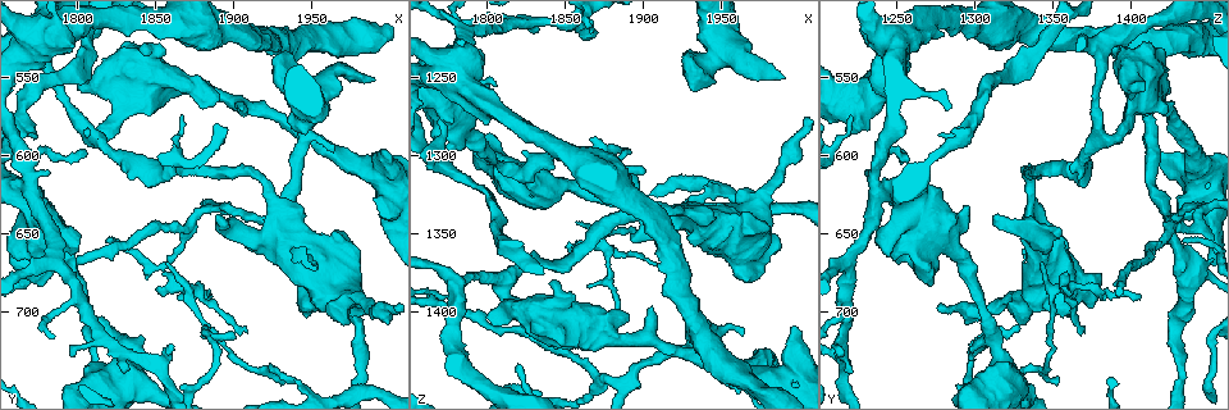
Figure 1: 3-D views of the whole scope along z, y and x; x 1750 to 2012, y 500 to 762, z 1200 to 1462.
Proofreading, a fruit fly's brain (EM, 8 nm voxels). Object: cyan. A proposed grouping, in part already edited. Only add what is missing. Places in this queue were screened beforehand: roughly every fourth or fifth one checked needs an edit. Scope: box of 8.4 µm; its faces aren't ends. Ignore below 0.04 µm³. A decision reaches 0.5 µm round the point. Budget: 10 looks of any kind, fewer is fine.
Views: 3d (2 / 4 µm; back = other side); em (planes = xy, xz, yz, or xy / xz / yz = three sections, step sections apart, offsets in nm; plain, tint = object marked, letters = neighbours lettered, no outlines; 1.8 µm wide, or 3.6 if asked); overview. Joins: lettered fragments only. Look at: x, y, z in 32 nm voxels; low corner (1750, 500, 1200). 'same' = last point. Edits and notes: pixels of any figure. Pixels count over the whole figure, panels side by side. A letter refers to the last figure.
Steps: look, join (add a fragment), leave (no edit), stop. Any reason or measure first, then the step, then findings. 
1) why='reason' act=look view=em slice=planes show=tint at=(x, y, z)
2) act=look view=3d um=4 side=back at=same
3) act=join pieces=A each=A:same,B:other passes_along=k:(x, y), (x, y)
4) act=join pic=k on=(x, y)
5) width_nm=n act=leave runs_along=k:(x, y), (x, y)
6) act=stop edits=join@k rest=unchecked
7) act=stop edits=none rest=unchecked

why='branch stops here' act=look view=em slice=planes show=letters at=(1802, 560, 1402)

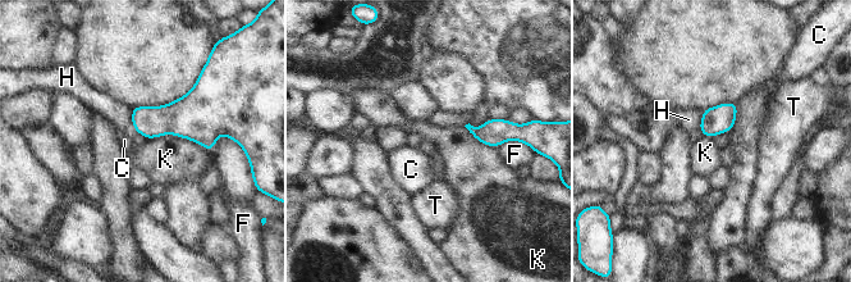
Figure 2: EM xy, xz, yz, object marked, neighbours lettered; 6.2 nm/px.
longest_contact=K:420nm act=leave each=C:other,F:other,H:other,K:other,T:other found='none of them fits'

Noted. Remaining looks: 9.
why='an open end' act=look view=em slice=planes show=letters at=(1990, 550, 1252)

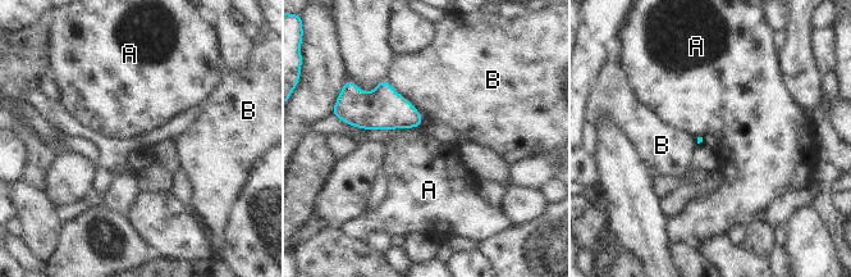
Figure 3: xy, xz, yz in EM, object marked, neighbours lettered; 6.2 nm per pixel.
act=leave each=A:other,B:other found='no lettered fragment goes on from it'

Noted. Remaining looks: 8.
why='branch stops here' act=look view=em slice=planes show=letters at=(1964, 596, 1414)

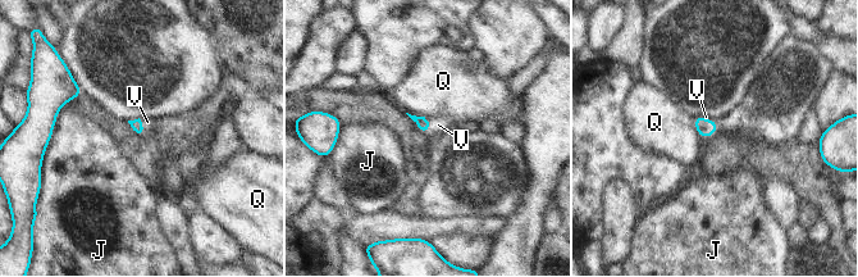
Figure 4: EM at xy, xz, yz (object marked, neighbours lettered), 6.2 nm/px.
longest_contact=J:260nm act=join pieces=V each=J:other,Q:other,V:same found='it goes on there'

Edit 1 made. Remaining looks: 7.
act=stop edits=join@4 rest=unchecked

